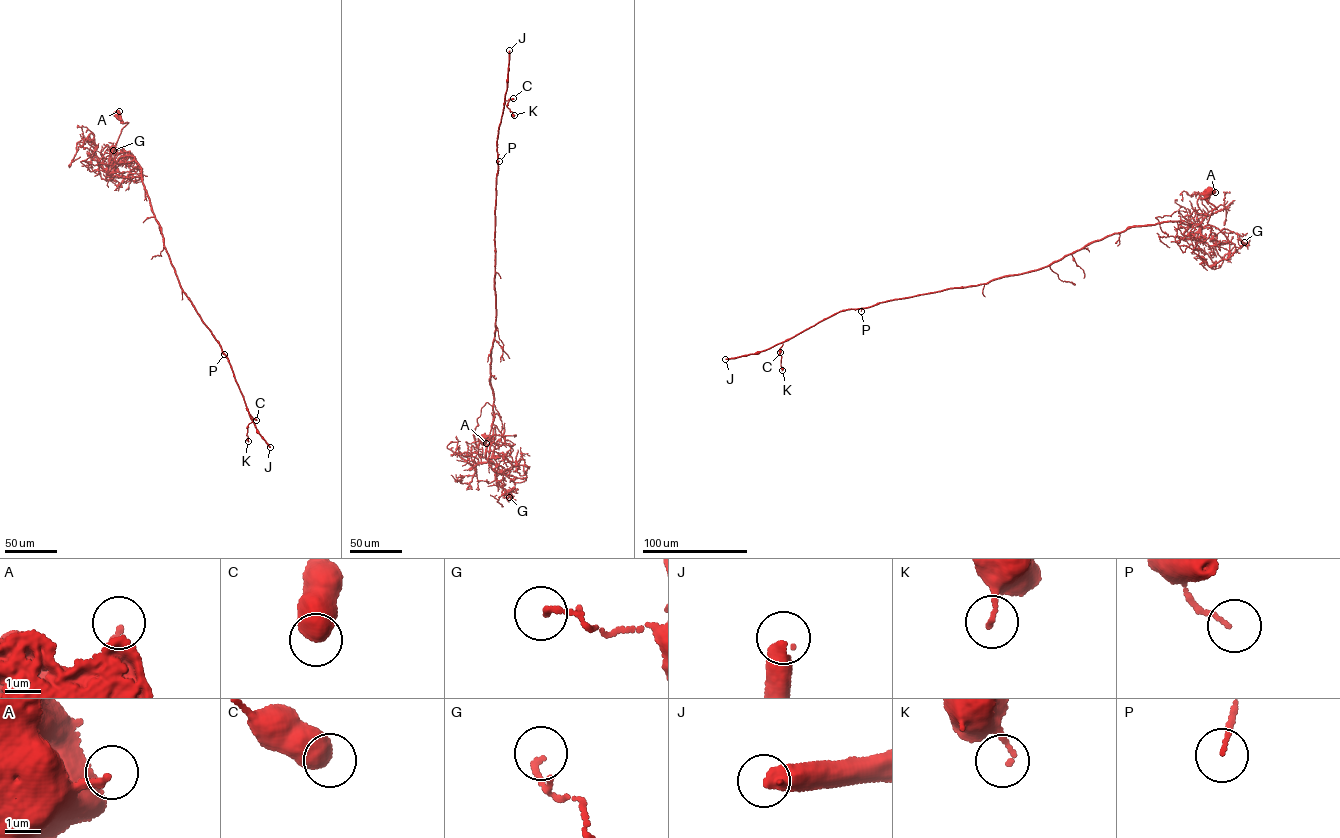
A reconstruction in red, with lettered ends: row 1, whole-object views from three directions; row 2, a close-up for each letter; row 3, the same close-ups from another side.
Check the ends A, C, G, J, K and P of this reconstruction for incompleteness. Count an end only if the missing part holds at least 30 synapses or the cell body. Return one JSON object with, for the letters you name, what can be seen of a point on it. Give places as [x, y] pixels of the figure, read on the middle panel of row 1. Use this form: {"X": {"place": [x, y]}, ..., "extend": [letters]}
{"J": {"place": [509, 50]}, "extend": ["J"]}

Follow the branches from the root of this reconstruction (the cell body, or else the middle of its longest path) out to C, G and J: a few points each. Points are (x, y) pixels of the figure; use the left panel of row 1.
C: (117, 114), (128, 123), (107, 174), (119, 158), (134, 157), (180, 286), (228, 360), (256, 420)
G: (117, 114), (121, 122), (128, 123), (112, 151), (116, 148), (109, 147), (117, 148), (113, 150)
J: (117, 114), (128, 123), (107, 174), (119, 158), (134, 157), (180, 286), (228, 360), (251, 419), (270, 447)

